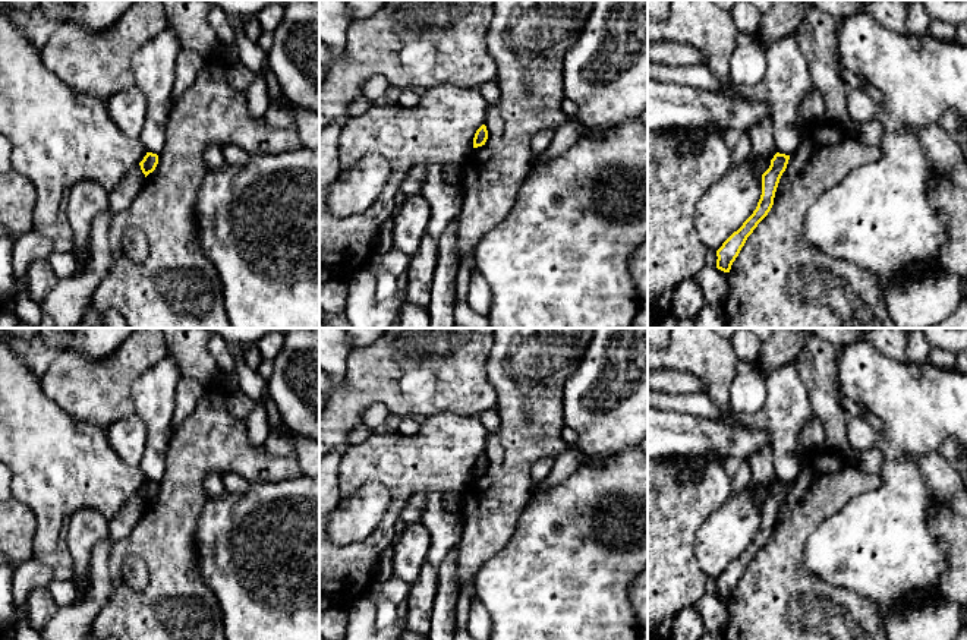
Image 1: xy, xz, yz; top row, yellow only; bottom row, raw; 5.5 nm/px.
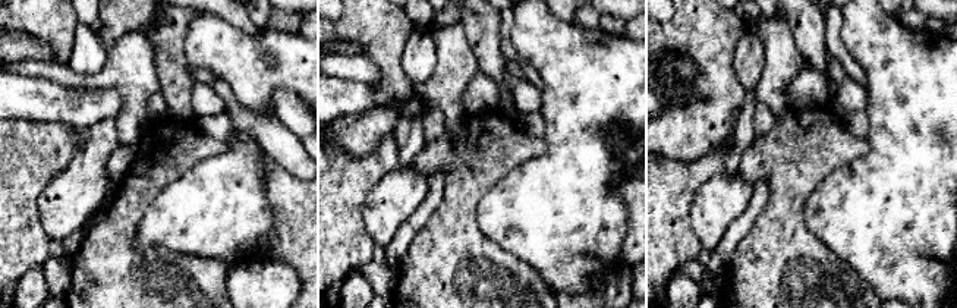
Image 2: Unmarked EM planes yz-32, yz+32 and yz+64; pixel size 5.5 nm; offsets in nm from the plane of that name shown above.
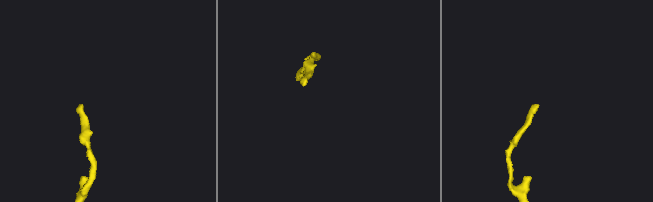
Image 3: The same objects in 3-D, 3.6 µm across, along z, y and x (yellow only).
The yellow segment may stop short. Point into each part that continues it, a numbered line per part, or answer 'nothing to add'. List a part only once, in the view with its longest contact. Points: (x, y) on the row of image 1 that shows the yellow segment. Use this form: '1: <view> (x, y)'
nothing to add

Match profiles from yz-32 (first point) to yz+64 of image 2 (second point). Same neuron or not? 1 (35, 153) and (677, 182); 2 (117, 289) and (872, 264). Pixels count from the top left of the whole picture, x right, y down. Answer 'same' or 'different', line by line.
1: same
2: different

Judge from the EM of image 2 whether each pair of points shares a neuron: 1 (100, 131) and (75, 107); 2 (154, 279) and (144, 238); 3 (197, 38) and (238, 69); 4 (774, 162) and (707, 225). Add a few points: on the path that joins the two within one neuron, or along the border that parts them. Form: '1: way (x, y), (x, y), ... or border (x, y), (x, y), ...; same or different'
1: border (115, 118), (103, 118), (84, 131); different
2: border (142, 214), (134, 242), (180, 254); different
3: way (207, 38), (227, 59); same
4: border (737, 173), (754, 185); different

